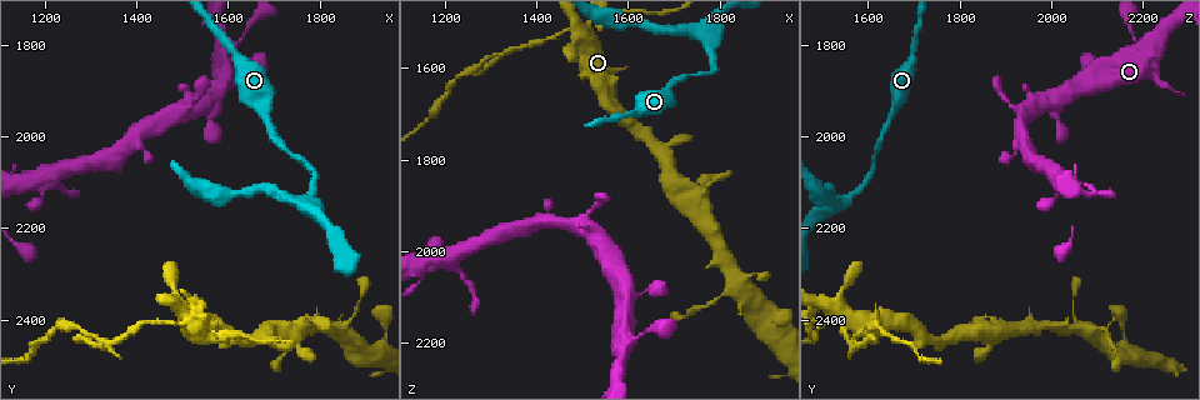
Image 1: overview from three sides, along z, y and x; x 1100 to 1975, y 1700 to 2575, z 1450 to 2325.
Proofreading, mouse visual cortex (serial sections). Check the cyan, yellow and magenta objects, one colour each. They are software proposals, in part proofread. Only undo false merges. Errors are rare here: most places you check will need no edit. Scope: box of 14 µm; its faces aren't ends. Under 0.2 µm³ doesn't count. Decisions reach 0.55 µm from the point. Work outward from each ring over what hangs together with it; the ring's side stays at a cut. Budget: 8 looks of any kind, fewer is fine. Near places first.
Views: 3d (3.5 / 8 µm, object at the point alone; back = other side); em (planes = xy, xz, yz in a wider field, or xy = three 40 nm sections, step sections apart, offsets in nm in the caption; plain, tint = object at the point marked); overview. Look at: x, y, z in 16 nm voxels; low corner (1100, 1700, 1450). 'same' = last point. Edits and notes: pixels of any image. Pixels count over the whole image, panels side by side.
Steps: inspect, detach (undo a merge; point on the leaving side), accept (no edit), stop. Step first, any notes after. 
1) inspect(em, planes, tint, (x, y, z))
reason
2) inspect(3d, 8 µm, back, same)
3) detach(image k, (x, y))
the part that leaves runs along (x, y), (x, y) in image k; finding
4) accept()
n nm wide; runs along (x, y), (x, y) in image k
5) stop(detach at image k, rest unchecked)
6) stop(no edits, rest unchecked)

inspect(3d, 3.5 µm, (1775, 2140, 1550))
thick turns thin

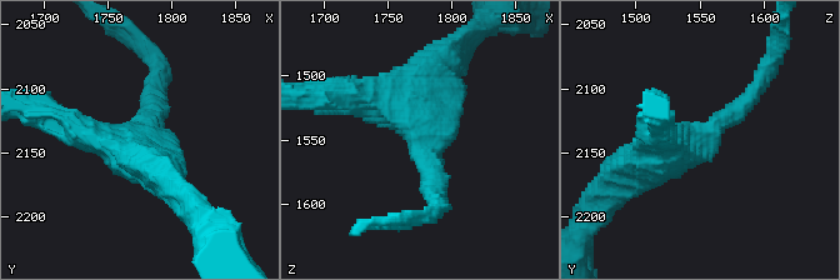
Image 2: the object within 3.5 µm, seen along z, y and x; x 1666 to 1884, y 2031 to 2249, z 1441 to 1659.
inspect(em, xy, step 3, tint, (1782, 2144, 1548))

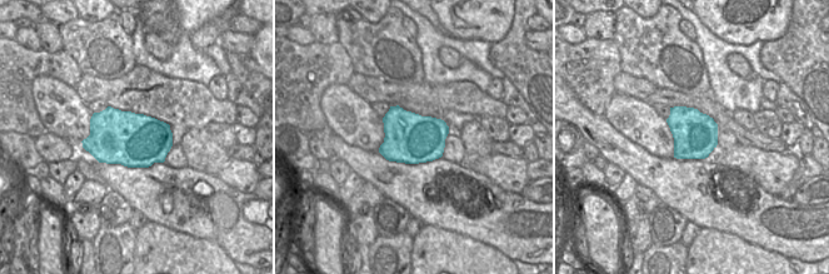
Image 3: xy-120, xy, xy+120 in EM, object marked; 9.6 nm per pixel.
accept()
480 nm wide; runs along (433, 183), (421, 121), (345, 103) in image 2; all the same cell

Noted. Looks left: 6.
inspect(3d, 8 µm, (1620, 1830, 1705))

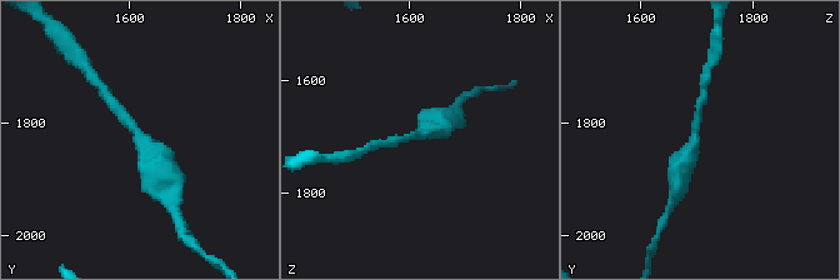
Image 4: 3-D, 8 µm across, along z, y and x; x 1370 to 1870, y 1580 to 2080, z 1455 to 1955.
inspect(em, xy, step 1, tint, (1620, 1825, 1700))
arms of 250, 600 nm

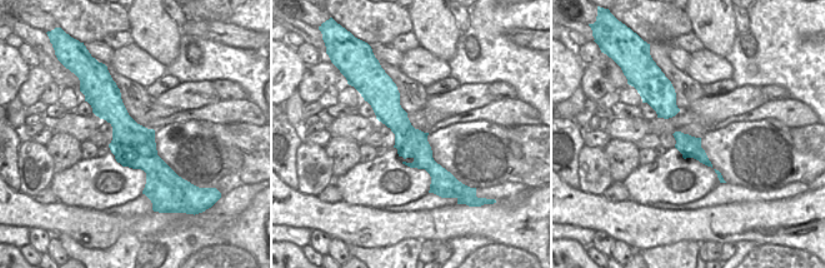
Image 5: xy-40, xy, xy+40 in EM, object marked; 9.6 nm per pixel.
accept()
runs along (384, 87), (388, 110), (439, 179) in image 5; continuous, no second cell

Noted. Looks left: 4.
inspect(em, xy, step 2, tint, (1510, 2395, 1530))
three arms meet

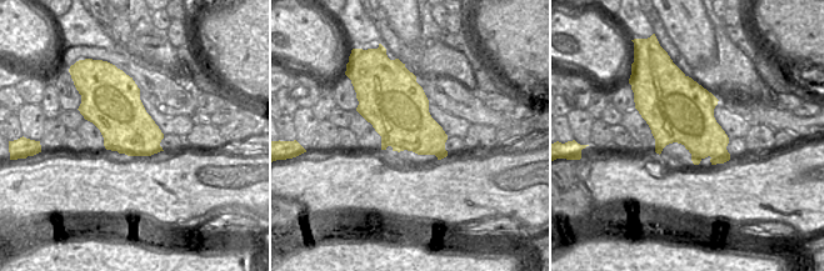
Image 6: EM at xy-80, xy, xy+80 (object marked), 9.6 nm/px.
inspect(3d, 3.5 µm, back, same)

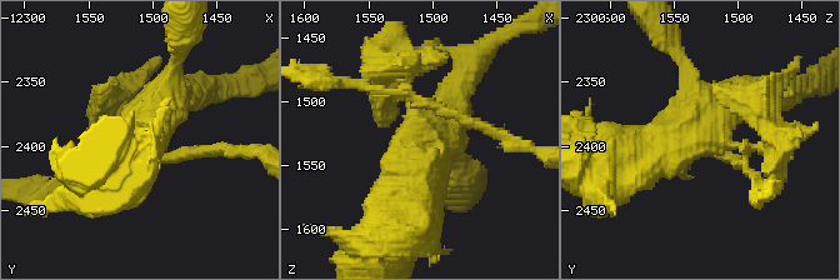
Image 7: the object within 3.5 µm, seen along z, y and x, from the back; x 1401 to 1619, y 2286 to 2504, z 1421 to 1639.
detach(image 7, (381, 114))
the part that leaves runs along (416, 113), (378, 78) in image 7; two cells meet here

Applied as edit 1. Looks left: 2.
stop(detach at image 7, rest unchecked)

